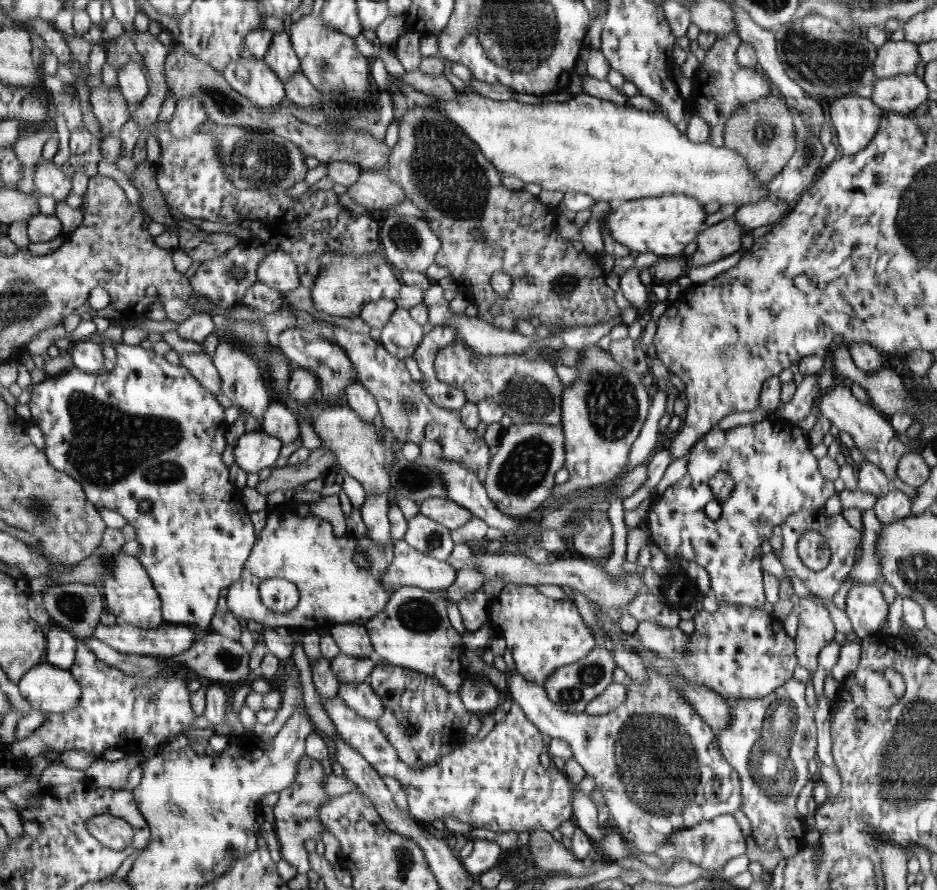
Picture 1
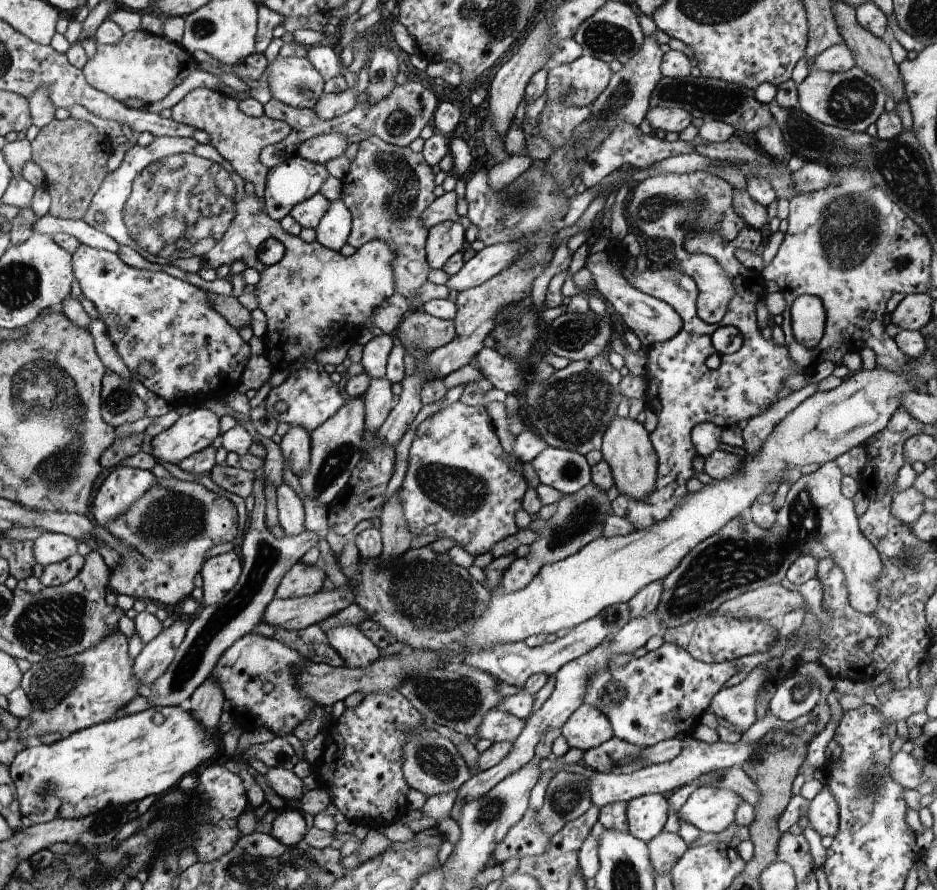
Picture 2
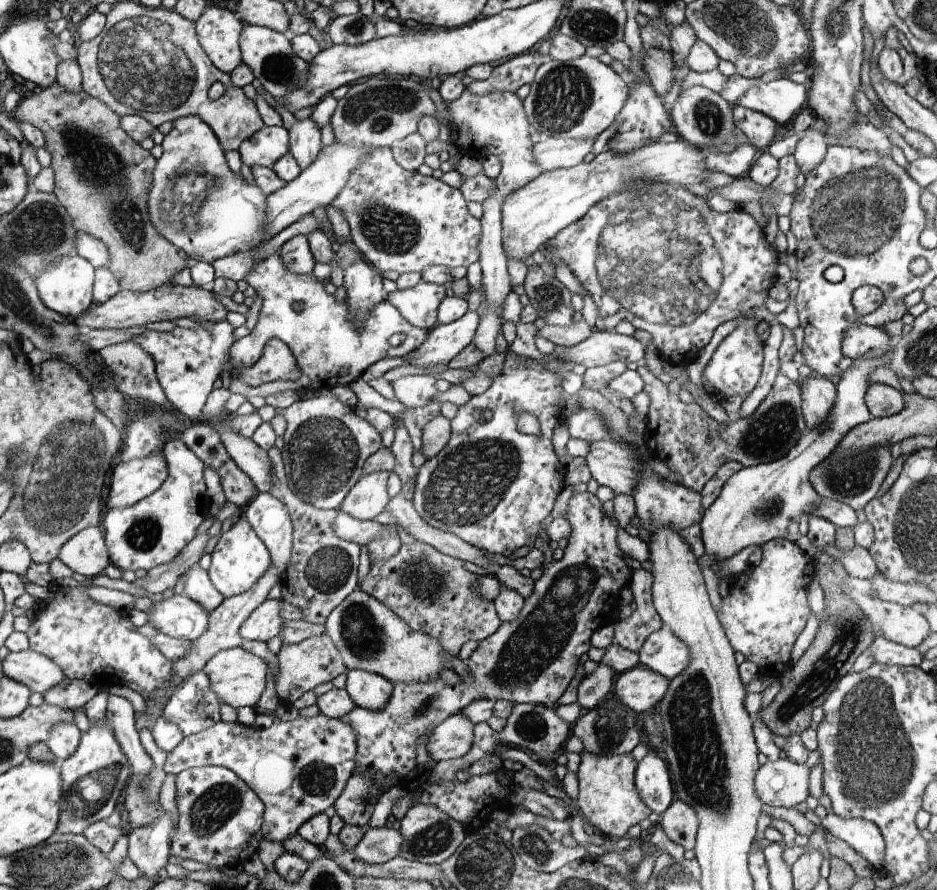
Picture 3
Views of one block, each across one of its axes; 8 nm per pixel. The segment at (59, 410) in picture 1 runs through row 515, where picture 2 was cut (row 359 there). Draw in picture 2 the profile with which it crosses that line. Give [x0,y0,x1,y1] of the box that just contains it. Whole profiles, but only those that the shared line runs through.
[74,243,250,410]

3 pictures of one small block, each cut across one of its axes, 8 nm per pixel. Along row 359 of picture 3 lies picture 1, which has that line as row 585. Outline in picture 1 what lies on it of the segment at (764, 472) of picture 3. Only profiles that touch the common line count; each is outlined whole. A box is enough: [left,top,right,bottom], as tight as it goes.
[845,584,888,639]

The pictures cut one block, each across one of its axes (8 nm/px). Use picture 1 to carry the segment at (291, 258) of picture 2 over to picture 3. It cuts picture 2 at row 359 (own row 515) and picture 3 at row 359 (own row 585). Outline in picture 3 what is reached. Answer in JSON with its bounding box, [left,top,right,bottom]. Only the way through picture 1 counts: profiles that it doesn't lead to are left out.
[230,254,427,398]

